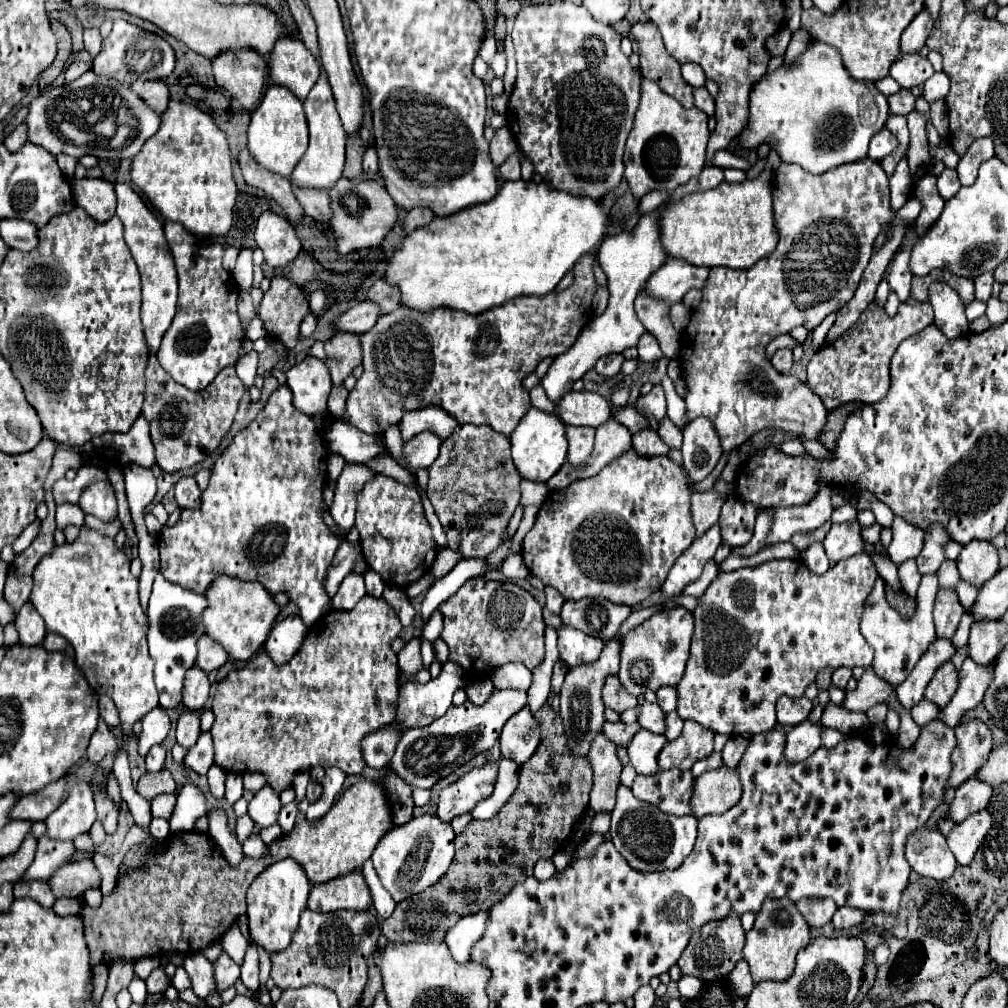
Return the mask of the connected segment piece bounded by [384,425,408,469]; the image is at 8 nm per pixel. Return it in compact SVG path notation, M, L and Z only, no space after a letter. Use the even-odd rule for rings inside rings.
M391 425L387 428L385 434L386 442L388 446L392 445L392 448L385 448L386 451L393 456L393 458L404 468L408 469L404 463L402 457L403 439L401 437L400 429L398 425Z

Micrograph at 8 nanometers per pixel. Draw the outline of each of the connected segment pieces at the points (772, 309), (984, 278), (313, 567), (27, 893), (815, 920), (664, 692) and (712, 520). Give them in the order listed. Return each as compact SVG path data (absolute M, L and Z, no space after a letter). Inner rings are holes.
M865 158L865 160L859 160L857 164L843 164L841 168L831 168L827 170L825 174L809 174L805 172L801 166L797 164L785 164L781 162L777 172L775 172L775 178L773 178L773 212L775 212L775 220L777 220L777 230L779 230L779 244L775 248L775 252L767 258L761 258L755 266L751 268L745 268L745 270L733 270L733 268L725 268L725 266L715 266L711 268L709 272L709 278L707 278L707 284L703 288L703 298L701 298L701 304L695 308L695 316L697 320L691 320L689 326L685 328L683 332L683 348L681 348L681 366L683 366L683 378L685 378L685 384L687 384L687 396L685 396L685 406L687 406L687 422L695 420L695 418L709 418L711 424L715 426L717 434L719 434L719 440L721 440L721 448L723 452L729 452L733 450L735 446L741 446L747 438L751 438L755 432L763 430L763 428L775 428L775 430L785 430L785 432L791 432L791 434L799 434L801 438L805 440L817 440L819 434L823 432L825 424L827 424L827 408L823 406L821 398L817 394L811 392L811 388L807 388L807 384L803 384L801 380L797 378L785 378L783 374L779 374L771 360L767 358L765 354L765 348L769 346L769 342L781 334L787 334L791 332L793 328L797 326L805 326L807 330L813 330L815 326L819 326L829 314L841 310L845 304L849 304L849 300L855 296L855 290L861 282L861 276L863 276L863 270L867 268L869 264L869 258L871 258L871 250L873 250L873 242L875 238L881 234L881 232L893 232L899 224L913 224L913 220L918 217L921 210L921 202L915 197L911 197L897 212L893 212L891 208L891 202L889 202L889 182L887 182L887 176L883 172L883 168L879 168L877 162L873 162L871 158ZM797 240L797 262L785 262L787 254L791 252L793 244Z
M981 274L975 278L975 298L987 302L991 298L991 288L995 284L993 274Z
M279 386L279 388L271 394L271 398L269 398L265 410L261 412L261 416L257 416L257 420L253 420L253 424L249 424L245 430L237 432L235 438L233 438L233 442L231 442L231 444L225 448L225 452L217 458L217 462L215 462L215 466L213 466L213 470L211 470L209 486L207 486L207 490L201 494L201 508L197 508L197 510L183 510L183 512L181 512L181 518L177 520L175 526L171 526L171 528L165 526L165 528L161 530L159 540L157 540L157 548L159 548L159 552L161 552L161 574L163 574L167 580L171 580L171 582L183 586L185 590L191 590L191 592L197 592L197 594L203 594L217 574L229 574L229 576L235 576L235 578L239 578L239 580L261 582L271 596L275 596L275 594L279 594L279 592L287 594L287 596L289 596L289 602L297 604L297 608L299 608L299 618L303 620L303 624L305 624L307 628L313 626L313 624L327 612L327 608L331 606L331 596L329 596L327 590L325 590L325 578L327 578L327 570L329 570L329 566L331 566L331 562L333 562L333 556L335 556L335 552L339 550L339 544L341 544L341 538L339 538L337 534L333 534L333 532L329 530L329 526L325 524L325 520L323 520L323 516L331 510L331 508L325 504L325 500L323 500L323 488L325 488L325 484L327 484L327 458L329 458L329 448L327 448L327 442L325 442L323 434L317 430L315 420L313 420L311 416L305 416L303 412L299 412L299 410L293 406L293 392L291 392L289 386Z
M35 880L33 884L15 884L15 898L33 898L37 900L43 908L53 908L55 904L55 896L53 890L47 882L43 880Z
M825 898L825 900L801 900L801 902L797 902L797 910L803 914L803 918L807 920L807 924L811 928L821 928L827 922L831 922L837 906L829 898Z
M669 686L659 688L659 692L657 692L657 702L661 704L661 708L663 708L665 712L677 710L677 690L675 690L675 688L669 688Z
M713 488L707 492L691 494L691 520L695 528L695 538L703 536L713 524L717 524L717 516L723 504L723 496L719 496Z

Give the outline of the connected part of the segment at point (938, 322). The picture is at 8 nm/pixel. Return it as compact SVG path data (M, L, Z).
M943 282L931 284L929 302L935 310L935 326L949 340L969 334L969 320L965 316L965 306L959 300L959 294L951 286Z

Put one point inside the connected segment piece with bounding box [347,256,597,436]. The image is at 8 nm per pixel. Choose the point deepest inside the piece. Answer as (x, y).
(471, 365)

